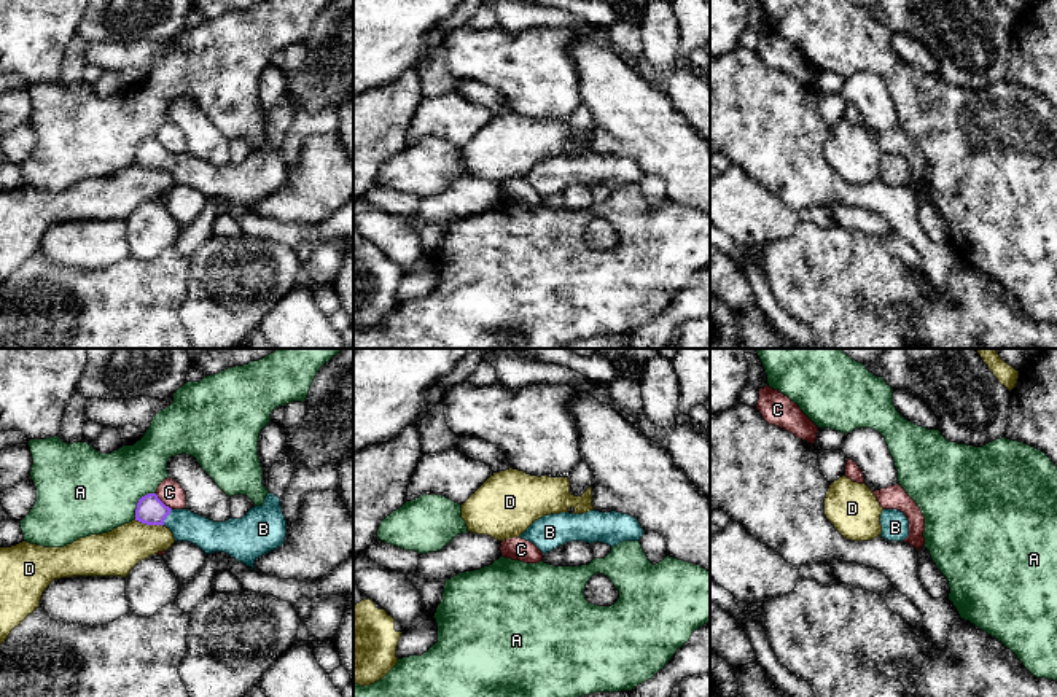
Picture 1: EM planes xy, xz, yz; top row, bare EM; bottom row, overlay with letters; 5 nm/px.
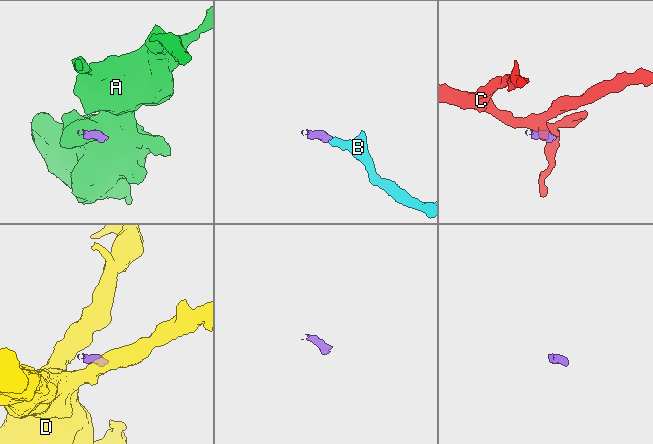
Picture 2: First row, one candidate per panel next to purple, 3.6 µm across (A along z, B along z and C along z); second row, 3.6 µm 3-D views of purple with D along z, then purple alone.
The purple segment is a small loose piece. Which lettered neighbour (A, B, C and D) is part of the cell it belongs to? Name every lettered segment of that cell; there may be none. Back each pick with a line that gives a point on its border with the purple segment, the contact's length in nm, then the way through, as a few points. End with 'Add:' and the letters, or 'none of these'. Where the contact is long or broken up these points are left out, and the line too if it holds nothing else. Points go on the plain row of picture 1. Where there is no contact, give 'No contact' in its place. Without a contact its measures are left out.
B: Touches purple at xy (166, 159). Shared border 90 nm. Path across: xy (150, 153), (166, 159), (210, 180)
Add: B

